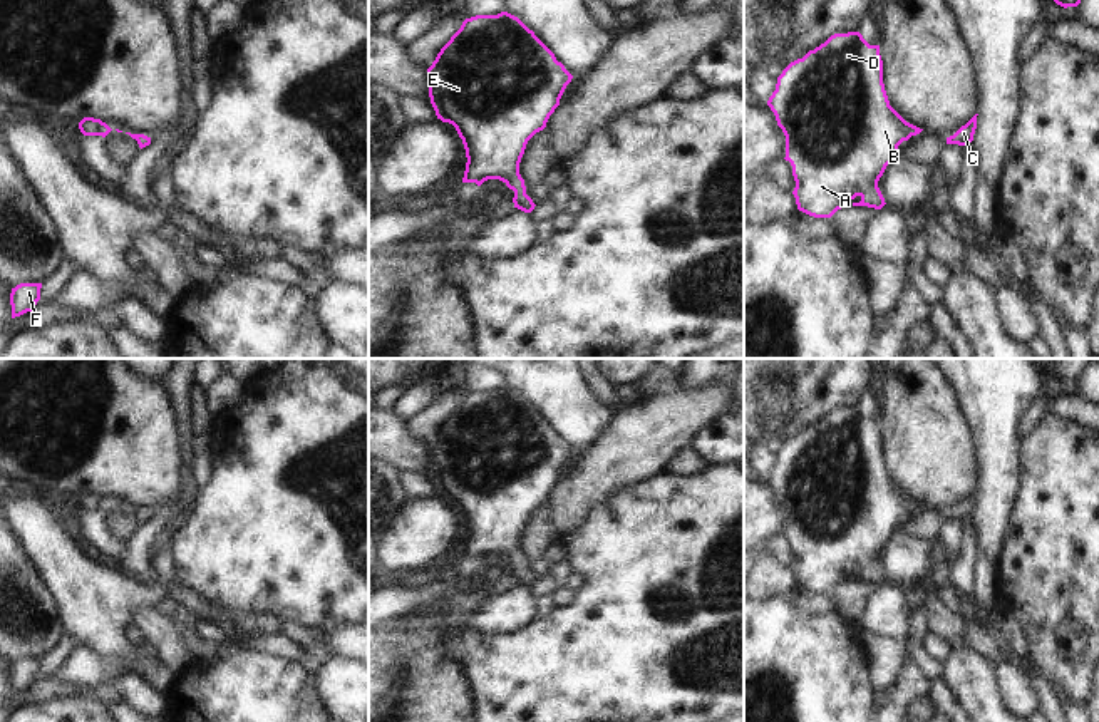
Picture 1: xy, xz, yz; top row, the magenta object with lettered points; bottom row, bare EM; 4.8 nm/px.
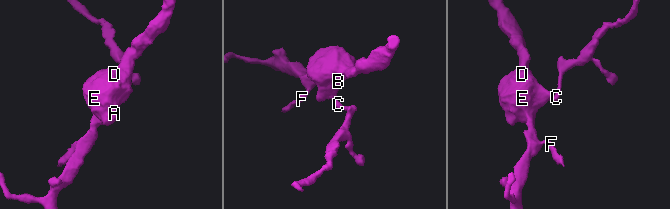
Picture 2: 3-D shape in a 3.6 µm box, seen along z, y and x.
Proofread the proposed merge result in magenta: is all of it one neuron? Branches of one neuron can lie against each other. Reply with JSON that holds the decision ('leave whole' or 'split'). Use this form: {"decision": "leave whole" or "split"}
{"decision": "leave whole"}

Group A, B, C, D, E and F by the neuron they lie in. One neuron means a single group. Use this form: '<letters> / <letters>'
A B C D E F

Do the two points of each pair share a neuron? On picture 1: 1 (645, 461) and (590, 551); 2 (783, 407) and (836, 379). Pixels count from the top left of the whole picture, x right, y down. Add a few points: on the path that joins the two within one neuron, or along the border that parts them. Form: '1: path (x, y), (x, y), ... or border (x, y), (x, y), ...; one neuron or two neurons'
1: border (665, 473), (655, 473), (637, 481), (593, 506); two neurons
2: border (783, 376), (789, 382), (789, 411), (771, 439); two neurons

